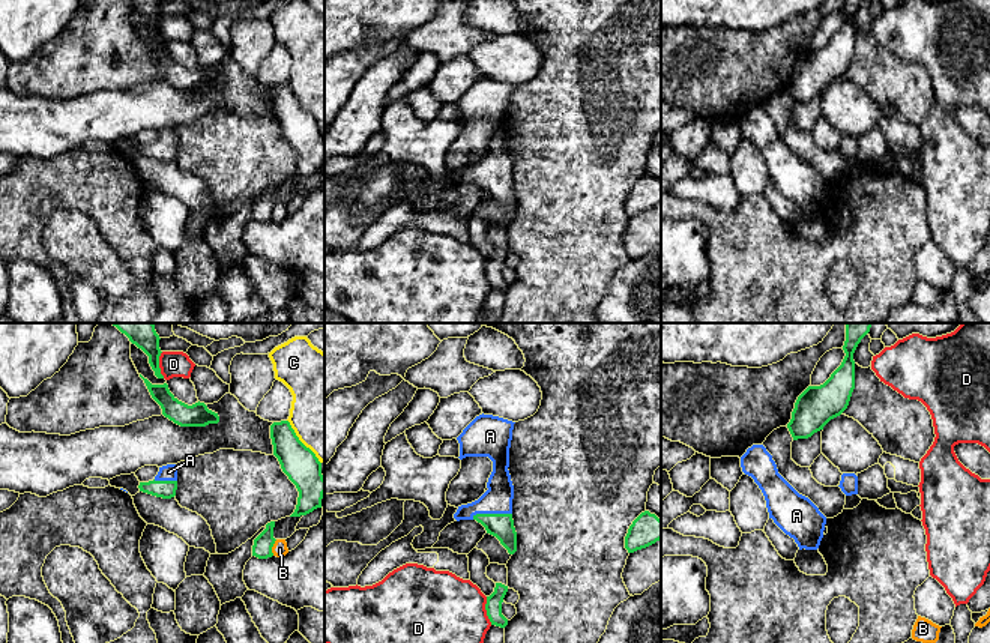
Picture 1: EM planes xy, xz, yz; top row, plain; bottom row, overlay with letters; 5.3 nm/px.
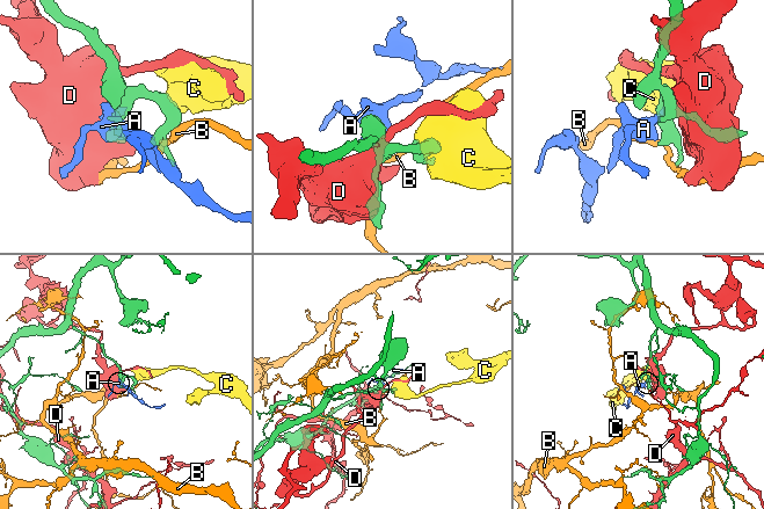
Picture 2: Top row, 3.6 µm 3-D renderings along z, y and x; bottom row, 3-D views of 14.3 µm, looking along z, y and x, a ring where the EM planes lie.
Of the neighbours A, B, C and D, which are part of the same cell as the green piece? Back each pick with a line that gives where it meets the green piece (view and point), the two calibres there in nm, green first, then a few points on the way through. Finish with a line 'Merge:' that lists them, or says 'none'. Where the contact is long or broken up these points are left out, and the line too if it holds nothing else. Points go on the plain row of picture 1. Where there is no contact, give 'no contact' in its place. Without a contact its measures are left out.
A: meets green in xz at (491, 178); 130 nm thick on the green side, 160 nm on the other; runs through xz (501, 190), (491, 178), (498, 163)
Merge: A

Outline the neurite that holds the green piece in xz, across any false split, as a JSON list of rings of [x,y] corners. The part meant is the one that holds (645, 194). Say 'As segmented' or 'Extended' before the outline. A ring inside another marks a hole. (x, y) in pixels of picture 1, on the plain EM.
As segmented. [[[649,174],[641,176],[629,189],[625,200],[628,216],[646,212],[661,203],[661,183]]]

